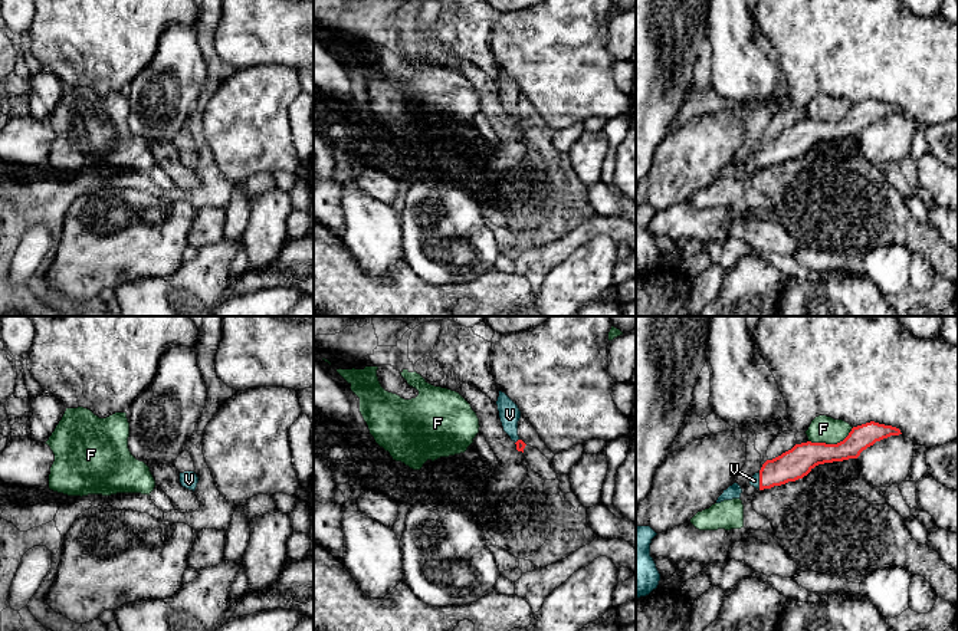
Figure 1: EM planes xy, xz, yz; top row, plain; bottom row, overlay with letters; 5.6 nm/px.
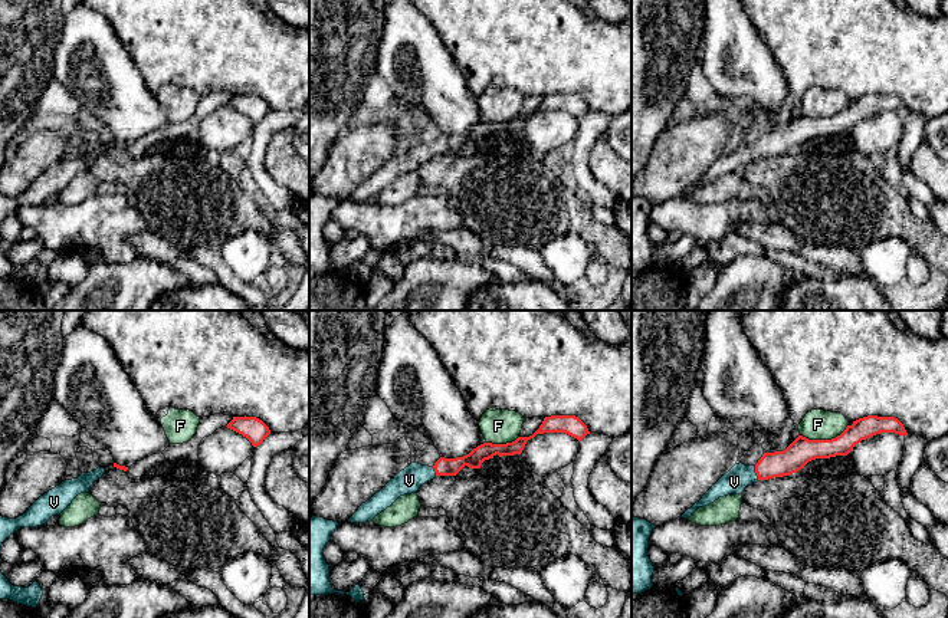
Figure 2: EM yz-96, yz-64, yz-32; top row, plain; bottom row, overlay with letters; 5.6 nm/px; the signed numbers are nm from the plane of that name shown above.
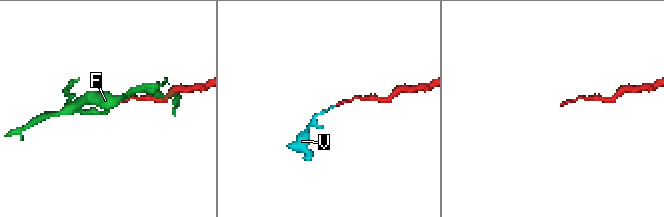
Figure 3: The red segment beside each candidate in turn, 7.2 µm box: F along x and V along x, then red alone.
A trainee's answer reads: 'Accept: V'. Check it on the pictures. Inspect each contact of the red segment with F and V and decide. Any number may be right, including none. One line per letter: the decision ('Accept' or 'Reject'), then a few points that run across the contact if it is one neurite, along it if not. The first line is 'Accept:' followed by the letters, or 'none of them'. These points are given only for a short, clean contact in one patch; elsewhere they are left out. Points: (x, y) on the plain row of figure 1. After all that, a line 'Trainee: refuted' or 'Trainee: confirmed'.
Accept: V
F: Reject. Line: yz (853, 105), (836, 121), (809, 120)
V: Accept. Line: yz (796, 141), (760, 158), (754, 158)
Trainee: confirmed

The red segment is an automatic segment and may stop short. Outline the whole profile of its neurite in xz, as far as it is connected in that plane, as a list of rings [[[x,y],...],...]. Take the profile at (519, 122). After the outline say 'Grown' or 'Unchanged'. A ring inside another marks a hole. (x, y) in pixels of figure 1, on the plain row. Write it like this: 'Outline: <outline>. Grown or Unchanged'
Outline: [[[499,69],[496,83],[503,109],[516,122],[516,128],[524,131],[526,122],[518,114],[518,99],[521,96],[518,83],[502,69]]]. Grown

